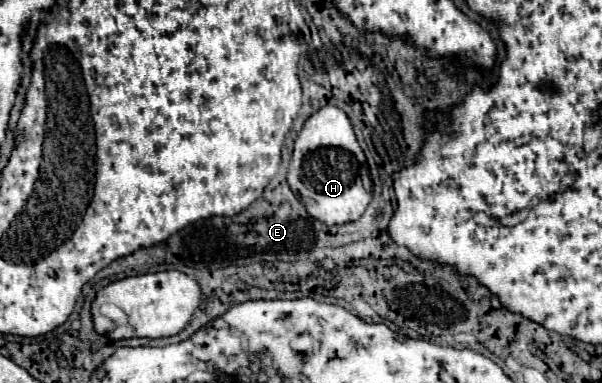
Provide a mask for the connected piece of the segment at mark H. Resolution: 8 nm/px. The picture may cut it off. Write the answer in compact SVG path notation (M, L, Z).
M327 105L305 121L299 137L295 139L287 181L293 193L301 197L307 213L325 225L357 221L365 213L371 201L373 181L365 153L355 137L353 123L343 109Z

